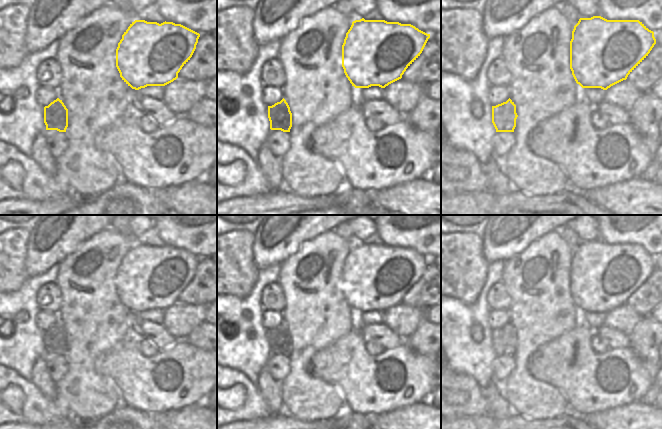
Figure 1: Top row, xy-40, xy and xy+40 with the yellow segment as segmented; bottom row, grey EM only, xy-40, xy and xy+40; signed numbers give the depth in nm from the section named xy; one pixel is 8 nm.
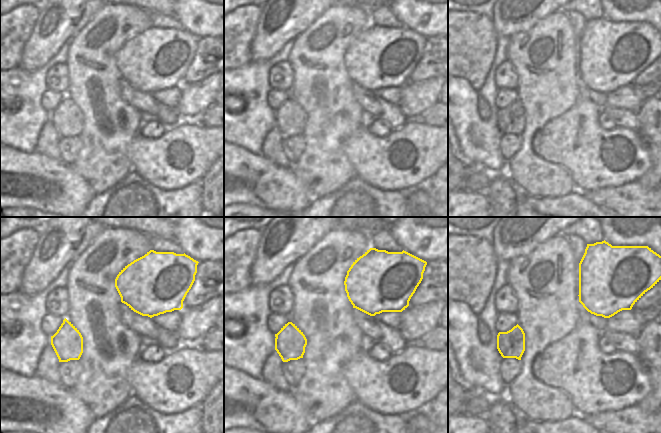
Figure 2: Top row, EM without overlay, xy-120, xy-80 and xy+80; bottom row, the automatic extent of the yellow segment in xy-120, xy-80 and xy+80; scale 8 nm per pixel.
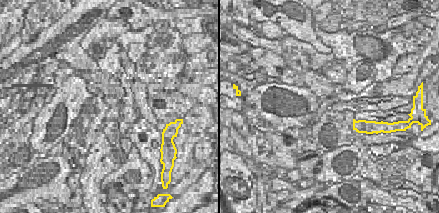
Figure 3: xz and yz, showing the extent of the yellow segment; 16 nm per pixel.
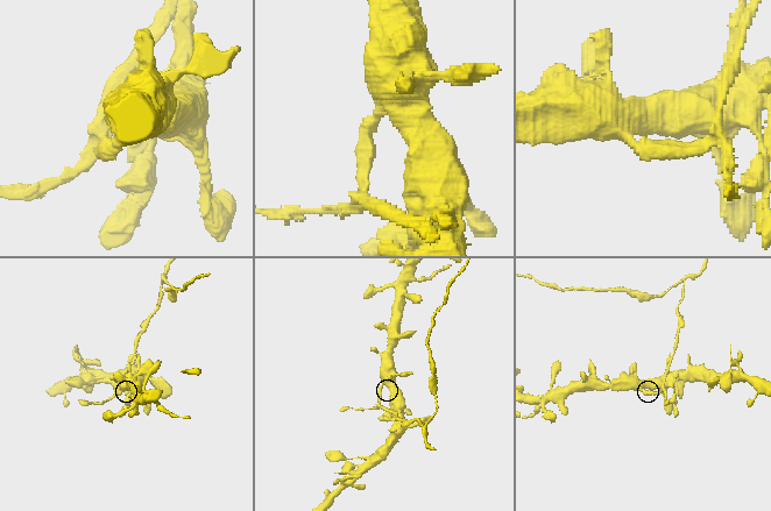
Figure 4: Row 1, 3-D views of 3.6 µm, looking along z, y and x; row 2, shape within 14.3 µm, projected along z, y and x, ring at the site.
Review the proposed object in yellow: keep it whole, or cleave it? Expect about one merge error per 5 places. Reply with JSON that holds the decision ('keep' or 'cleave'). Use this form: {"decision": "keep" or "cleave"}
{"decision": "cleave"}

